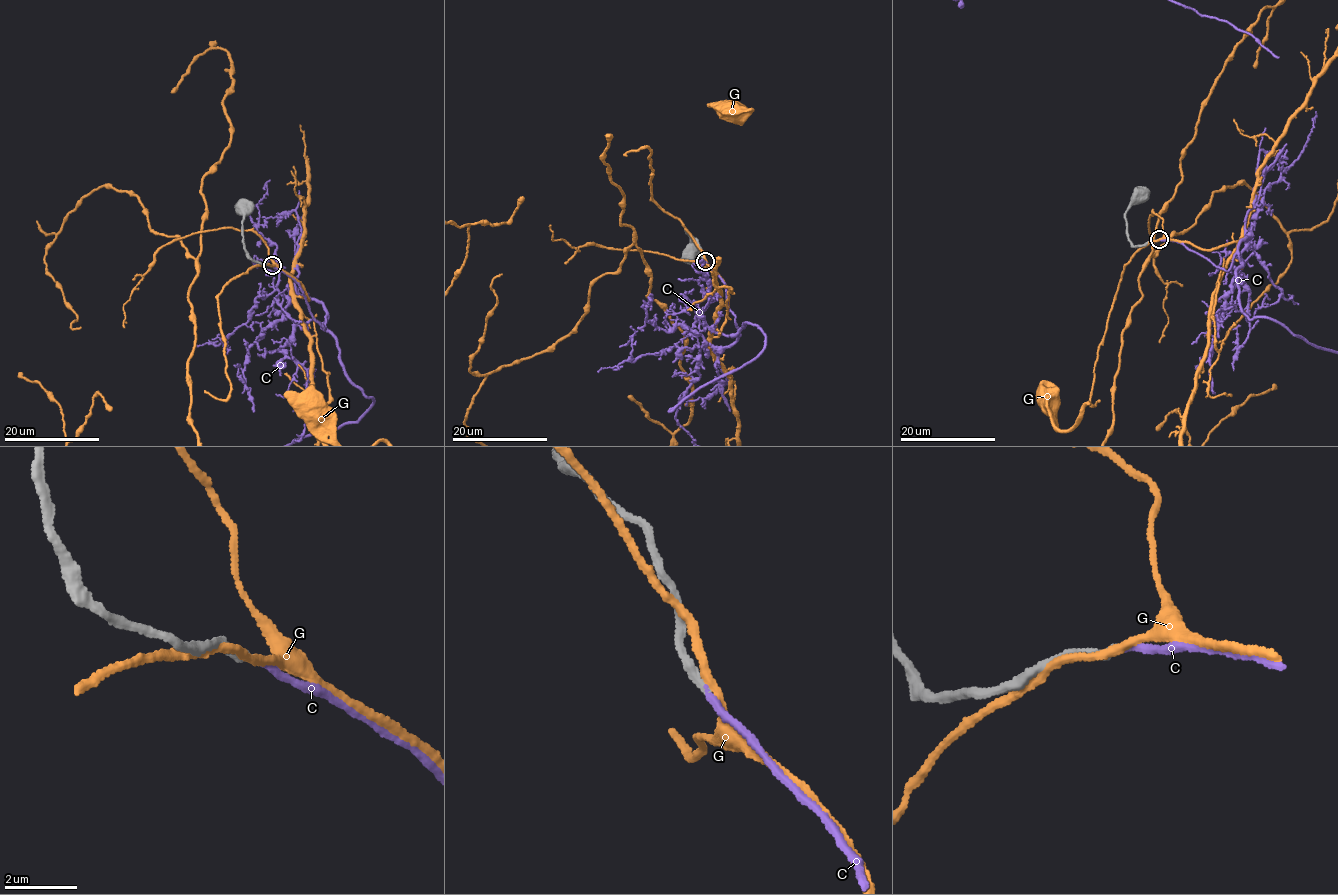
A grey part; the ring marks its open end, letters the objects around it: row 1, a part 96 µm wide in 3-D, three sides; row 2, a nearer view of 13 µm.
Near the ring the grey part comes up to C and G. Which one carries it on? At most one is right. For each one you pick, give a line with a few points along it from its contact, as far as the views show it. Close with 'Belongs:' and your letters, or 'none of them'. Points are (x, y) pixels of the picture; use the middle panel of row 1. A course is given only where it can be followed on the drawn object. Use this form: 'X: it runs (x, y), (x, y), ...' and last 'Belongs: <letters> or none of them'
Belongs: C

